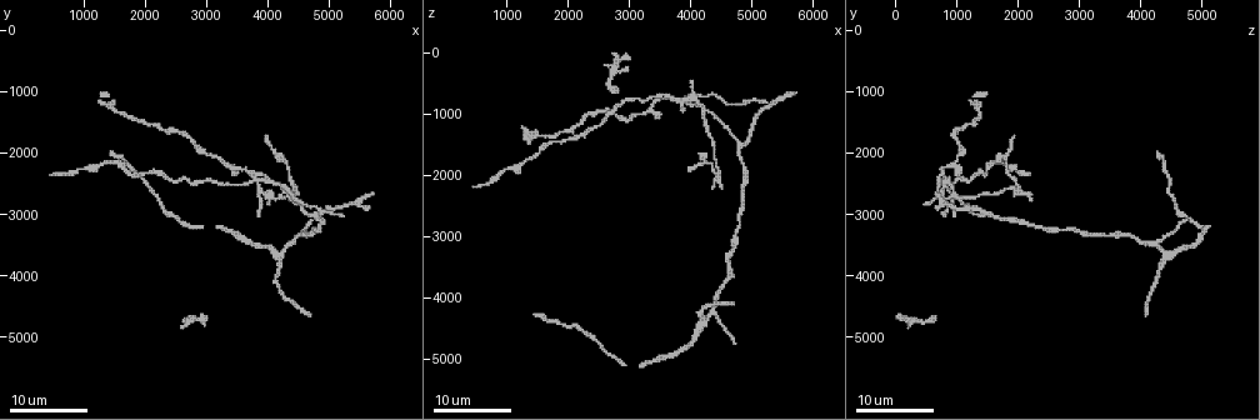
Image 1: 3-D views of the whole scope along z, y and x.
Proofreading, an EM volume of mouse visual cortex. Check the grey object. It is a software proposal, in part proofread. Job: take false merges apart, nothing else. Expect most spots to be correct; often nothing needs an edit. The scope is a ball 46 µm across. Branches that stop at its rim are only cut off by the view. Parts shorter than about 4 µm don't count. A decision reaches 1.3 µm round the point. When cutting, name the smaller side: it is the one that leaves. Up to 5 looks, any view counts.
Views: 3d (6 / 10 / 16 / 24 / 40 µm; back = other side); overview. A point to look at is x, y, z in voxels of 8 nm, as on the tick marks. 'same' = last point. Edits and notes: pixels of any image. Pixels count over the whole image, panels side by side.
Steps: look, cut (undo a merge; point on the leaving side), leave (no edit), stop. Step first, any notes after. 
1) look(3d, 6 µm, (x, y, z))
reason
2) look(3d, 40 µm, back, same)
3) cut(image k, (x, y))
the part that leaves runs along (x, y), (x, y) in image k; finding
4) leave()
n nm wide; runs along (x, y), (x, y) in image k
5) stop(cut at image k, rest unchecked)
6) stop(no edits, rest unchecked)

look(3d, 24 µm, (3750, 2400, 800))
small branch off a trunk

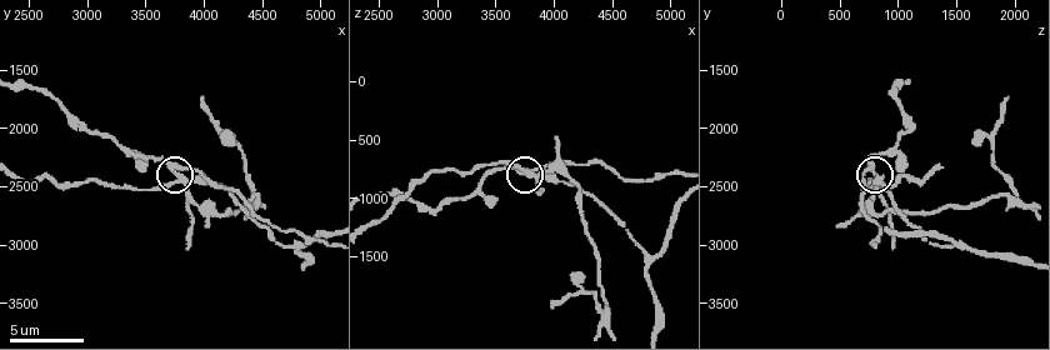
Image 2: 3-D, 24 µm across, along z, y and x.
look(3d, 10 µm, (3780, 2440, 800))

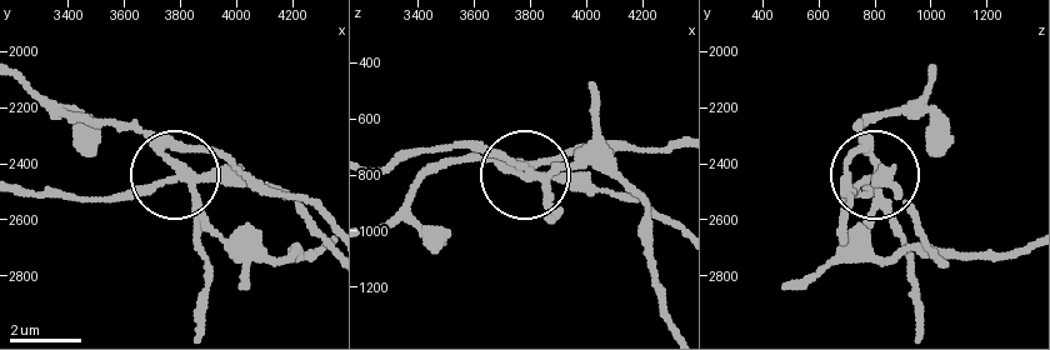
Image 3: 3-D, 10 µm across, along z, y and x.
cut(image 3, (208, 226))
5 arms; the part that leaves runs along (189, 179), (129, 128), (58, 114), (21, 86) in image 3; two neurons meet here

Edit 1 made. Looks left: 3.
look(3d, 10 µm, (4840, 3000, 1520))
three arms meet

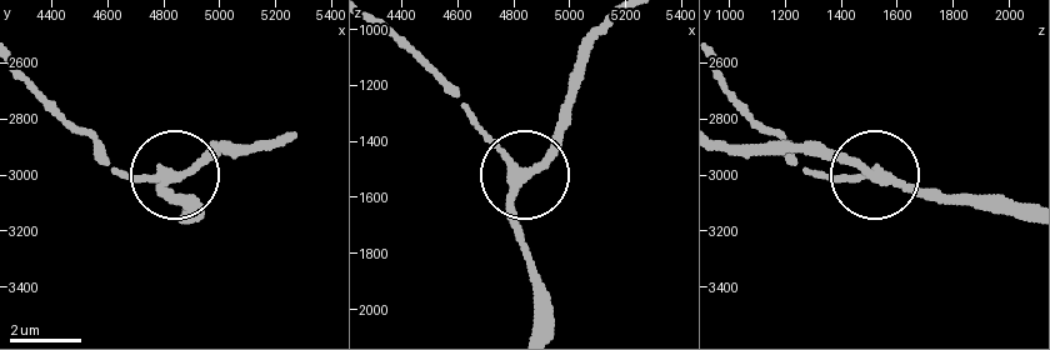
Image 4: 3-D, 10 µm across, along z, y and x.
leave()
250 nm wide; one neuron here

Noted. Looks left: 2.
look(3d, 16 µm, (4400, 3500, 4250))
branch point

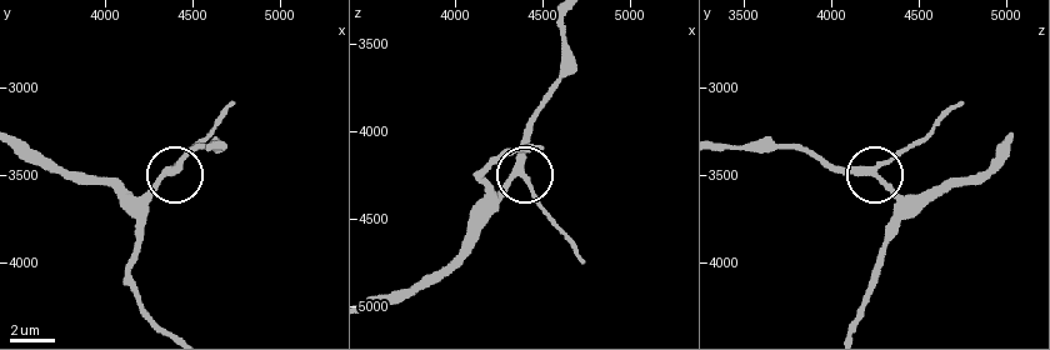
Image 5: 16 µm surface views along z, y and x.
look(3d, 10 µm, (4380, 3480, 4260))

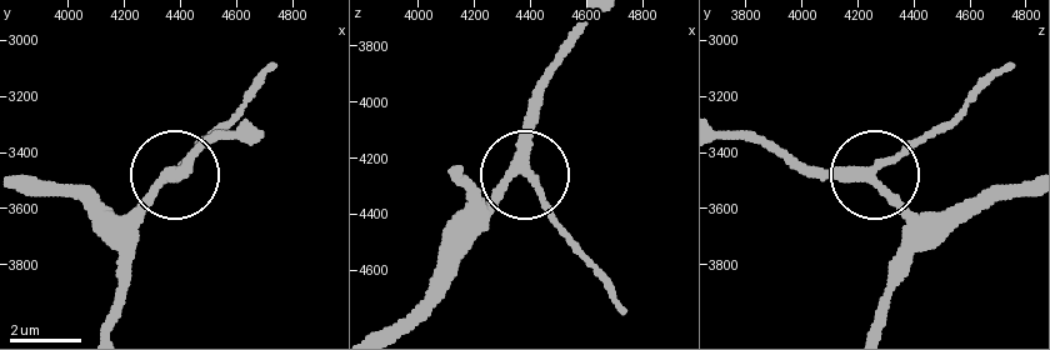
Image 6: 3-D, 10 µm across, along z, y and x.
leave()
3 arms; runs along (586, 25), (550, 79), (526, 143), (529, 178), (568, 238) in image 6; continuous, no second neuron

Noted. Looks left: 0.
stop(cut at image 3, rest unchecked)

